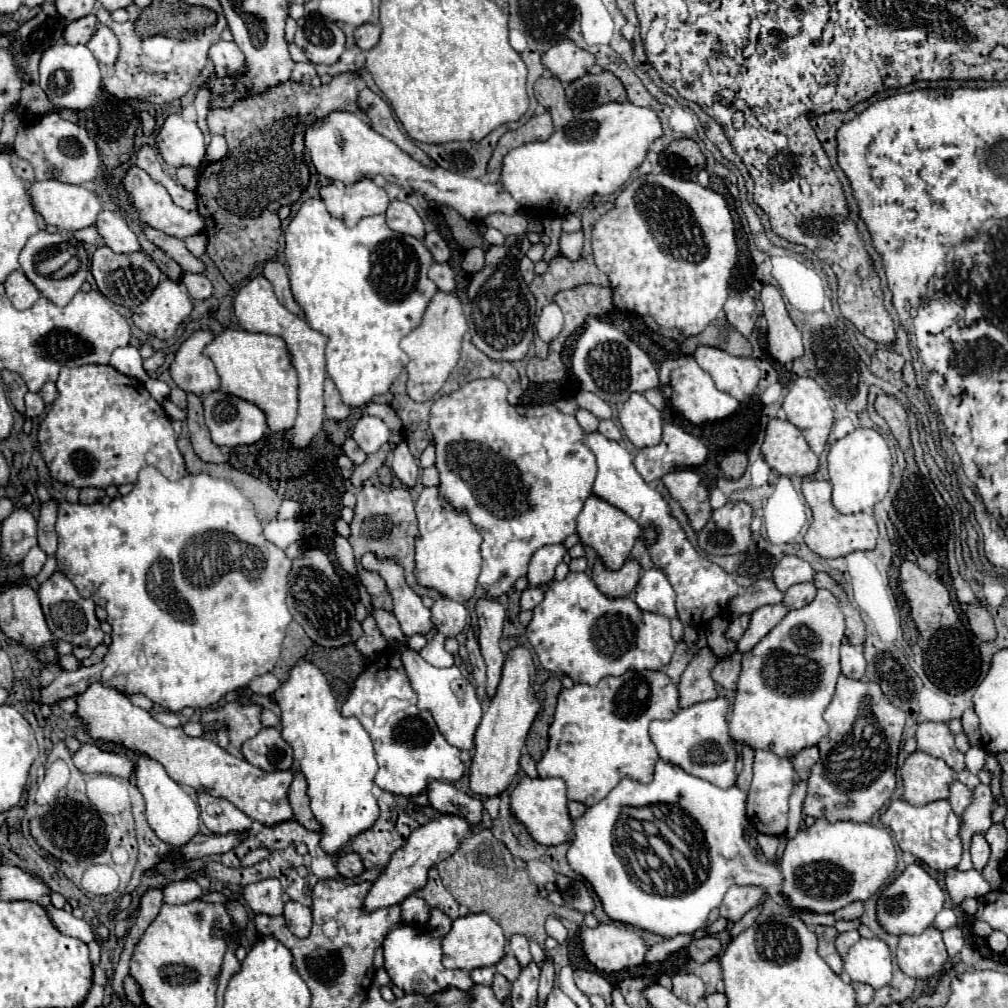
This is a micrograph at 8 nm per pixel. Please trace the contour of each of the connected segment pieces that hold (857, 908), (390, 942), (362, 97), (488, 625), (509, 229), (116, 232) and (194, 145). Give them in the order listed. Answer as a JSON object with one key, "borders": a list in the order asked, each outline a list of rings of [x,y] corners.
{"borders":[[[[853,901],[853,903],[845,905],[843,909],[839,909],[837,911],[837,917],[839,919],[845,919],[845,921],[855,921],[855,919],[861,917],[861,913],[863,913],[863,905],[859,901]]],[[[395,925],[385,939],[383,939],[383,955],[385,955],[385,971],[393,985],[401,987],[405,993],[421,993],[421,995],[433,995],[435,991],[443,991],[447,987],[457,989],[469,989],[473,985],[469,971],[465,969],[445,969],[441,965],[441,941],[433,939],[427,931],[413,925]]],[[[363,87],[359,91],[359,97],[357,97],[357,107],[359,111],[371,121],[371,127],[385,135],[387,139],[391,139],[393,143],[397,143],[403,151],[409,151],[409,155],[413,155],[415,159],[421,159],[423,163],[429,163],[429,165],[435,165],[415,143],[413,139],[405,137],[401,131],[399,131],[399,125],[393,117],[393,111],[391,107],[387,105],[385,99],[381,99],[377,93],[373,93],[369,87]]],[[[495,599],[477,601],[477,619],[479,619],[479,645],[487,663],[487,697],[491,699],[499,687],[505,655],[499,649],[499,639],[503,631],[505,607]]],[[[495,213],[495,215],[489,215],[485,219],[485,225],[499,229],[503,235],[525,235],[527,233],[528,222],[520,214],[509,216]]],[[[103,209],[97,215],[95,229],[99,231],[103,243],[109,249],[113,249],[115,253],[133,253],[133,251],[141,249],[135,233],[129,229],[127,221],[123,217],[119,217],[117,213],[113,213],[113,211]]],[[[169,115],[159,127],[155,147],[165,163],[173,167],[199,167],[205,155],[205,141],[195,121],[185,121],[181,115]]]]}

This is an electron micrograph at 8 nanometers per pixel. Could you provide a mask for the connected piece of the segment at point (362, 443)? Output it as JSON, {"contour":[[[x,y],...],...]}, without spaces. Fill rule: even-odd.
{"contour":[[[363,415],[355,427],[353,427],[353,435],[351,435],[357,445],[369,455],[369,453],[375,453],[383,443],[389,441],[391,437],[391,431],[389,427],[377,419],[377,417],[369,417],[369,415]]]}

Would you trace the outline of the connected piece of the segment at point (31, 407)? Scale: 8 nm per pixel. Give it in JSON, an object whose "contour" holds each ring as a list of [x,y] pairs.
{"contour":[[[27,393],[27,395],[25,395],[25,415],[31,417],[31,419],[35,419],[35,417],[39,417],[43,411],[45,411],[43,399],[41,399],[37,393]]]}

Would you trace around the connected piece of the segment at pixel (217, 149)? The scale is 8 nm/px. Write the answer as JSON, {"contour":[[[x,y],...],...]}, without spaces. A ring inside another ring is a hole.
{"contour":[[[213,135],[211,145],[207,147],[207,163],[221,159],[221,157],[225,155],[225,151],[227,151],[227,143],[225,143],[225,139],[223,139],[221,135]]]}

